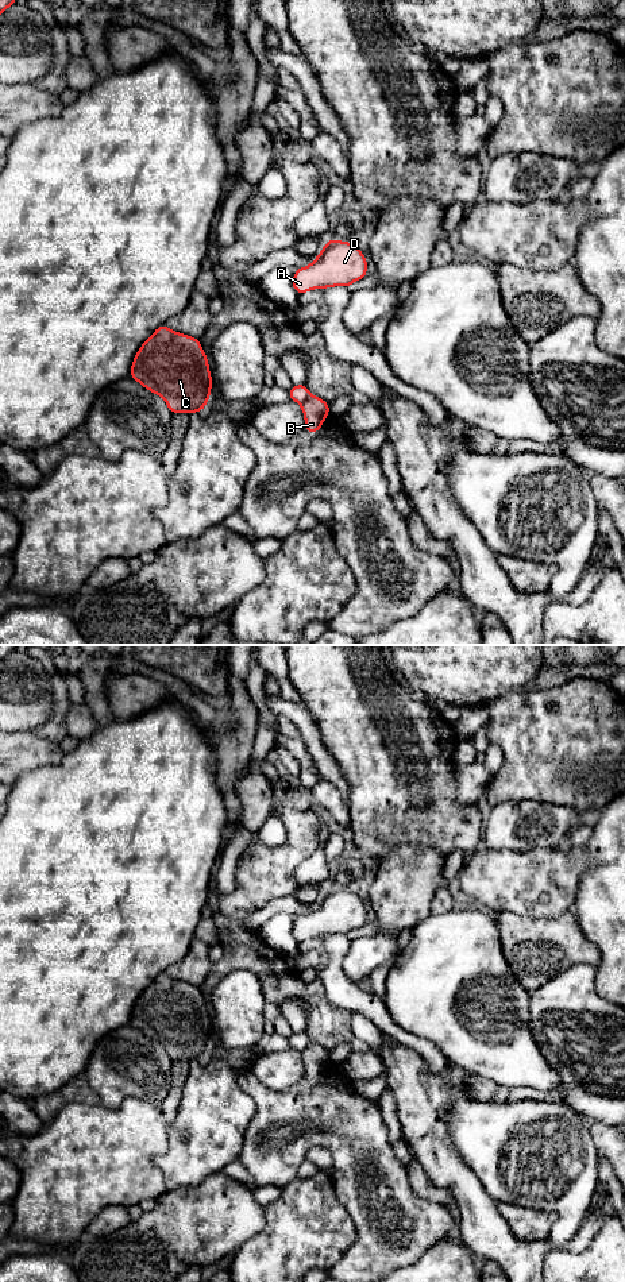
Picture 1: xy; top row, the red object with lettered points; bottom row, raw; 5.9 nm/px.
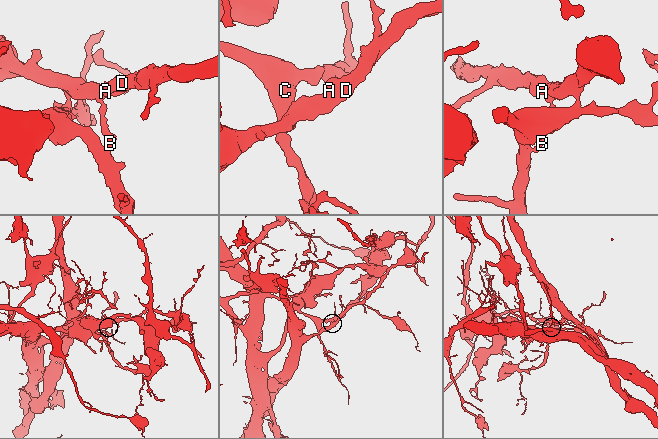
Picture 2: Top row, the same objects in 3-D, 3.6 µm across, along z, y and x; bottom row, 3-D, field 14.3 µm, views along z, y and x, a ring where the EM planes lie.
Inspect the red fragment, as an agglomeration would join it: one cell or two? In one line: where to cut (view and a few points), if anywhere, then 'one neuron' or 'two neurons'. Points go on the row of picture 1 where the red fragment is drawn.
cut in xy along (312, 396), (300, 405); two neurons

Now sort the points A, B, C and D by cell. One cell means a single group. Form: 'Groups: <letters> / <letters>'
Groups: A D / B C

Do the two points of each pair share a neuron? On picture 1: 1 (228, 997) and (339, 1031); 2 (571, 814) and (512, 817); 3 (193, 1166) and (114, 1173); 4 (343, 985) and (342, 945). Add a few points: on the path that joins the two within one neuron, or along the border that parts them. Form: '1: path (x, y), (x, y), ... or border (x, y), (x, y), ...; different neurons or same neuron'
1: border (253, 973), (261, 984), (265, 1003); different neurons
2: path (556, 817), (527, 817); same neuron
3: border (169, 1139), (168, 1149), (154, 1159), (168, 1189); different neurons
4: path (336, 976), (336, 954); same neuron

